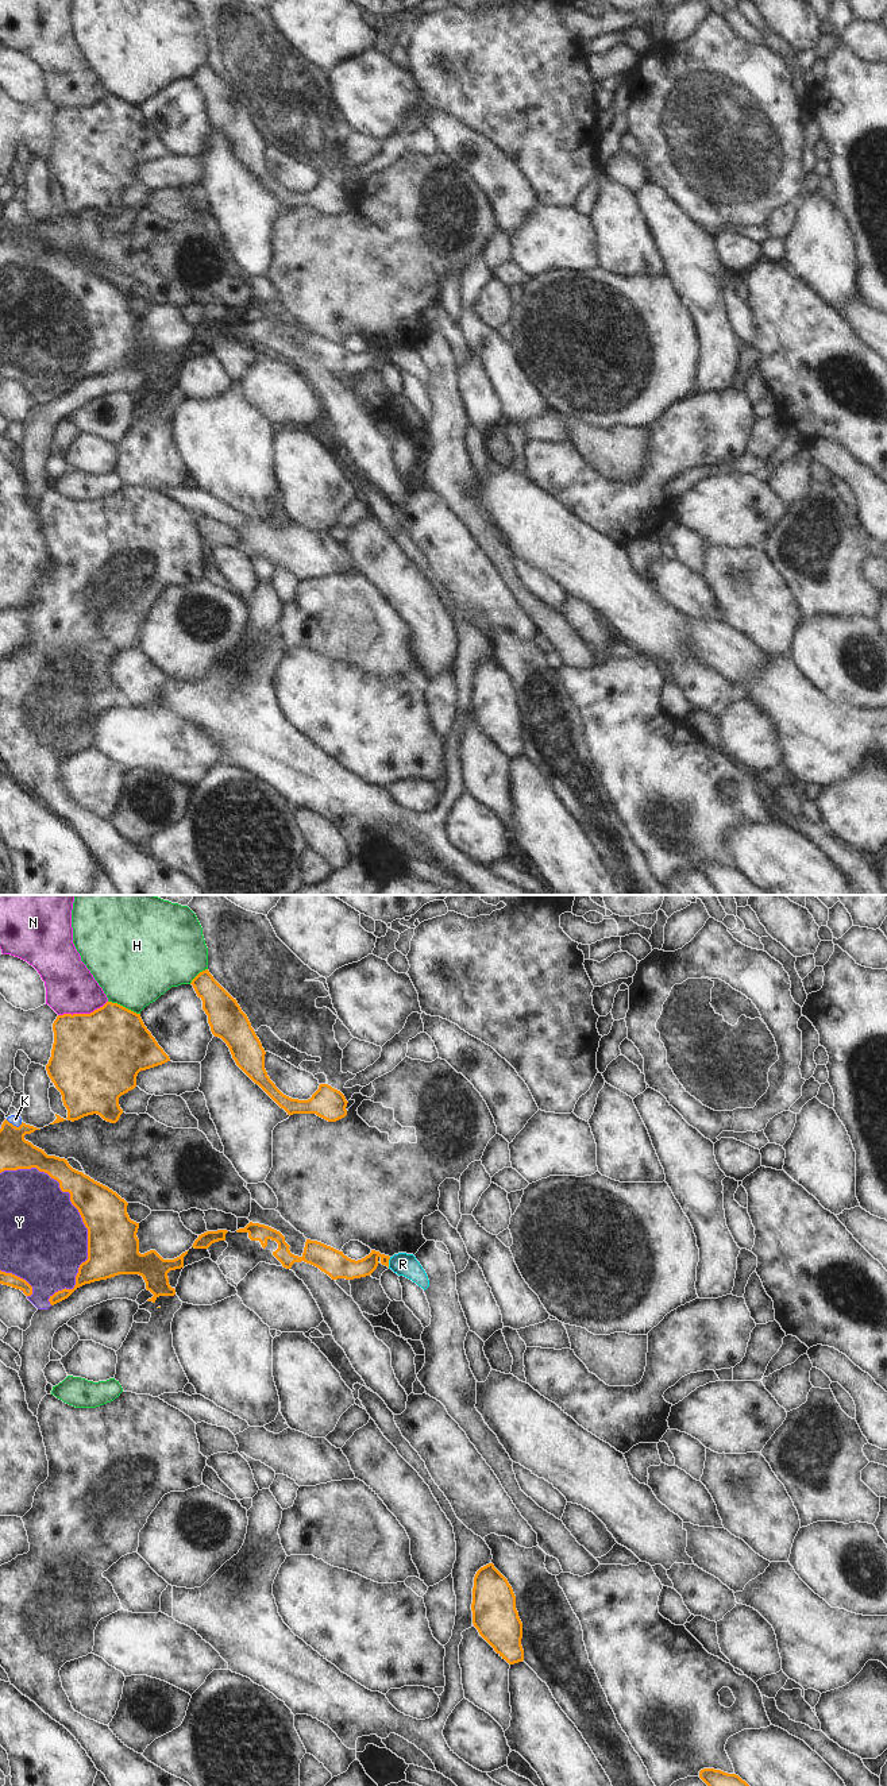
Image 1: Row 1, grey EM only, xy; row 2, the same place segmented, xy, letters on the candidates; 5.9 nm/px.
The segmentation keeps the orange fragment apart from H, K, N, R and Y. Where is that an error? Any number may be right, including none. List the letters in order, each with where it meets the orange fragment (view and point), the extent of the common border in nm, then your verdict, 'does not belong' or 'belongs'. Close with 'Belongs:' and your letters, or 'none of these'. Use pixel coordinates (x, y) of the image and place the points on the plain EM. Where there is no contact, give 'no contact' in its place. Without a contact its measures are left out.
H: contact xy (124, 100); length 200 nm; does not belong
K: contact xy (12, 218); length 110 nm; does not belong
N: contact xy (83, 107); length 300 nm; does not belong
R: contact xy (388, 355); length 70 nm; does not belong
Y: contact xy (83, 312); length 850 nm; belongs
Belongs: Y

